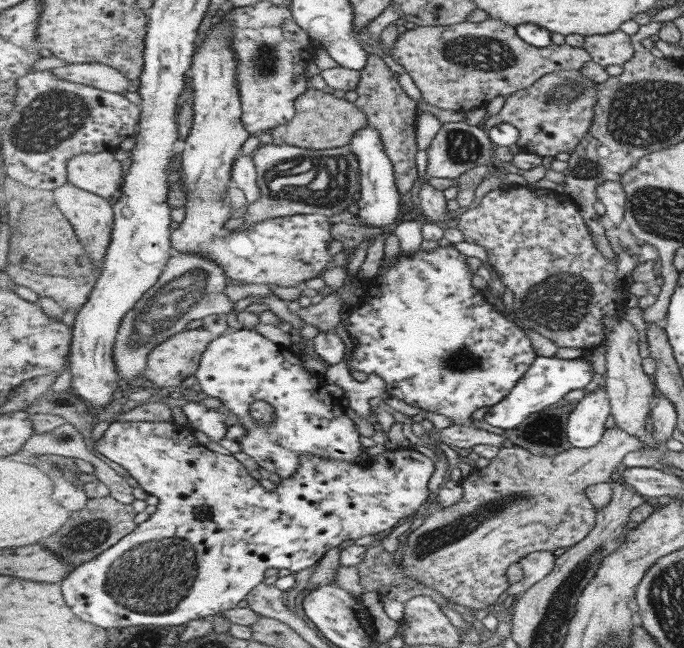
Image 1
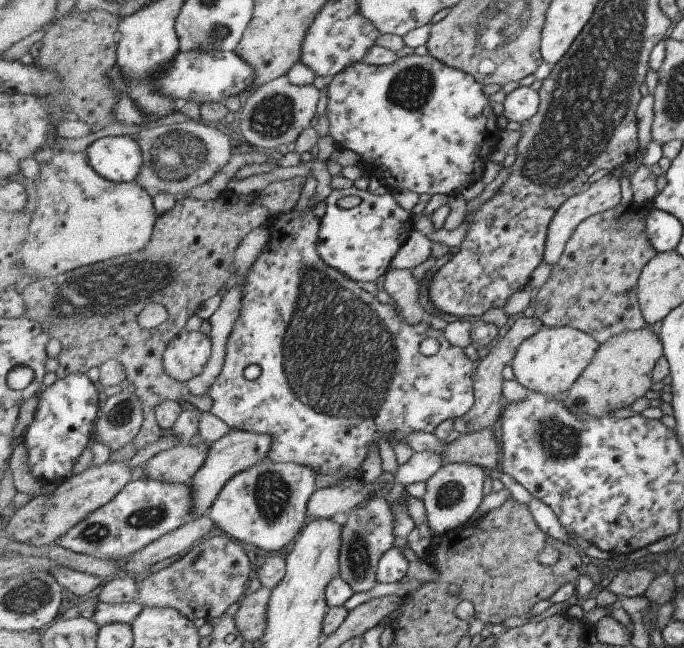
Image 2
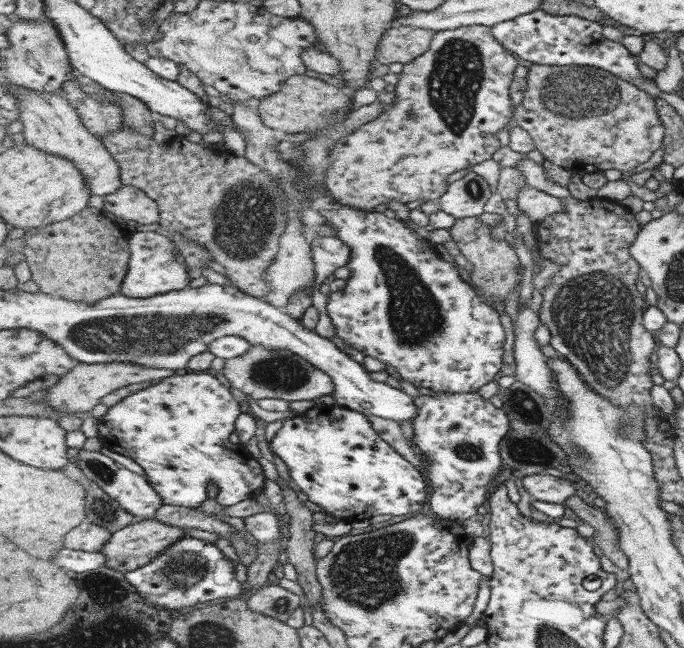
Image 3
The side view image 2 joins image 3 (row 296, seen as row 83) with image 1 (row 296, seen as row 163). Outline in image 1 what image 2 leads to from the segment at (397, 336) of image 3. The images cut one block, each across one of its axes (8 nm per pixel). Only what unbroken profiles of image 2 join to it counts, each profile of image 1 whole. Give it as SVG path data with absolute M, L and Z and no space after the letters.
M453 245L430 252L419 250L413 255L401 251L394 265L387 269L381 265L345 322L348 334L357 339L357 347L347 361L349 370L381 376L391 396L443 414L455 425L468 424L471 414L479 408L498 405L519 384L538 355L525 331L487 302L484 289L473 286L473 276L467 256Z

